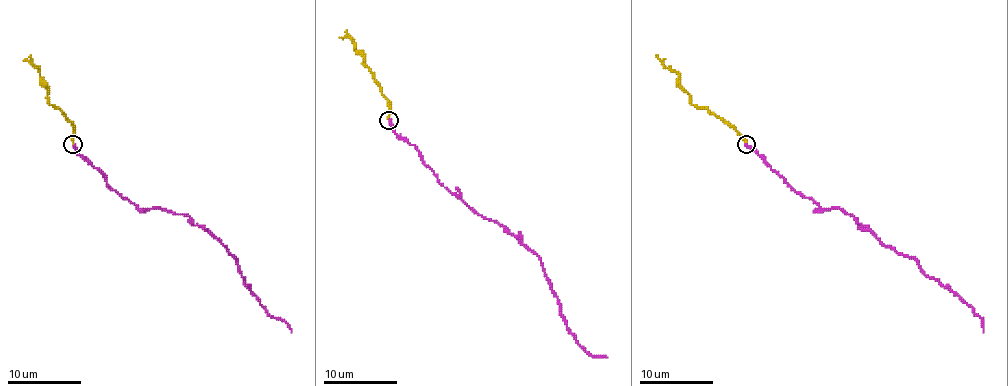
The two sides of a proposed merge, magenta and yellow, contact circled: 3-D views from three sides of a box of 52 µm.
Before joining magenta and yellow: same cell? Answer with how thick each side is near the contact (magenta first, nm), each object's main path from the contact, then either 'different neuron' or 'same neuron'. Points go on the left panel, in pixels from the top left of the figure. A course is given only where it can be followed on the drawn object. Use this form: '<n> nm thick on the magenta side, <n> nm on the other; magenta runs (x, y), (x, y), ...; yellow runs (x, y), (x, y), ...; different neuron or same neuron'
300 nm thick on the magenta side, 200 nm on the other; magenta runs (73, 144), (121, 197), (139, 208), (186, 214), (210, 232), (234, 258), (252, 293), (291, 332); yellow runs (73, 144), (73, 125), (49, 103), (30, 55); same neuron

